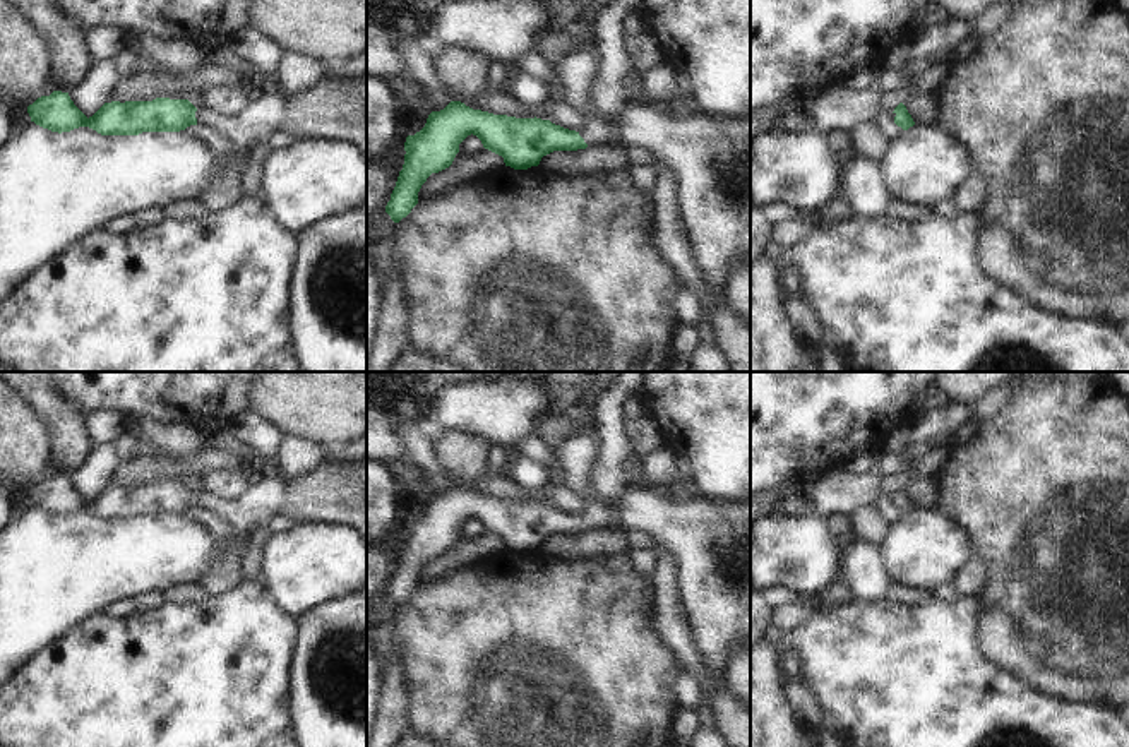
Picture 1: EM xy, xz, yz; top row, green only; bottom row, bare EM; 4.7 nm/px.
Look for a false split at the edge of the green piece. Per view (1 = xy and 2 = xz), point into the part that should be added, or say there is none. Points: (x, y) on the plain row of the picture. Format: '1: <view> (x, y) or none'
1: xy (334, 494)
2: xz (708, 542)

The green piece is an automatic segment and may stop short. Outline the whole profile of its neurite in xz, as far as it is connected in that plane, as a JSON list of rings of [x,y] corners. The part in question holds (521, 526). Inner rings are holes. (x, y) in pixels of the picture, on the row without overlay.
[[[451,485],[444,493],[432,495],[425,511],[404,526],[404,548],[399,555],[385,596],[394,607],[406,601],[418,588],[418,576],[432,557],[449,552],[468,519],[476,519],[483,531],[502,540],[505,550],[528,553],[553,535],[596,533],[612,517],[624,531],[648,535],[666,552],[677,569],[677,593],[689,619],[692,641],[702,665],[711,672],[714,692],[726,689],[728,656],[750,639],[750,499],[742,502],[716,502],[694,495],[689,502],[675,502],[646,485],[627,487],[617,500],[617,511],[588,500],[576,516],[541,502],[516,502],[473,493],[461,485]]]

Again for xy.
[[[367,456],[349,463],[320,463],[300,478],[276,475],[248,485],[233,502],[204,490],[195,492],[188,483],[170,481],[111,485],[87,502],[62,475],[38,481],[27,497],[36,509],[58,517],[89,511],[101,519],[139,519],[180,516],[197,507],[216,514],[231,535],[216,540],[214,560],[199,581],[211,598],[243,581],[240,547],[252,529],[274,516],[288,516],[295,523],[349,526],[367,543]]]

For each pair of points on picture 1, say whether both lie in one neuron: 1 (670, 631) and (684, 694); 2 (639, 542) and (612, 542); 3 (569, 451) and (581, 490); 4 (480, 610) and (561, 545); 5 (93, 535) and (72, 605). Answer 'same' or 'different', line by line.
1: different
2: different
3: same
4: different
5: same

